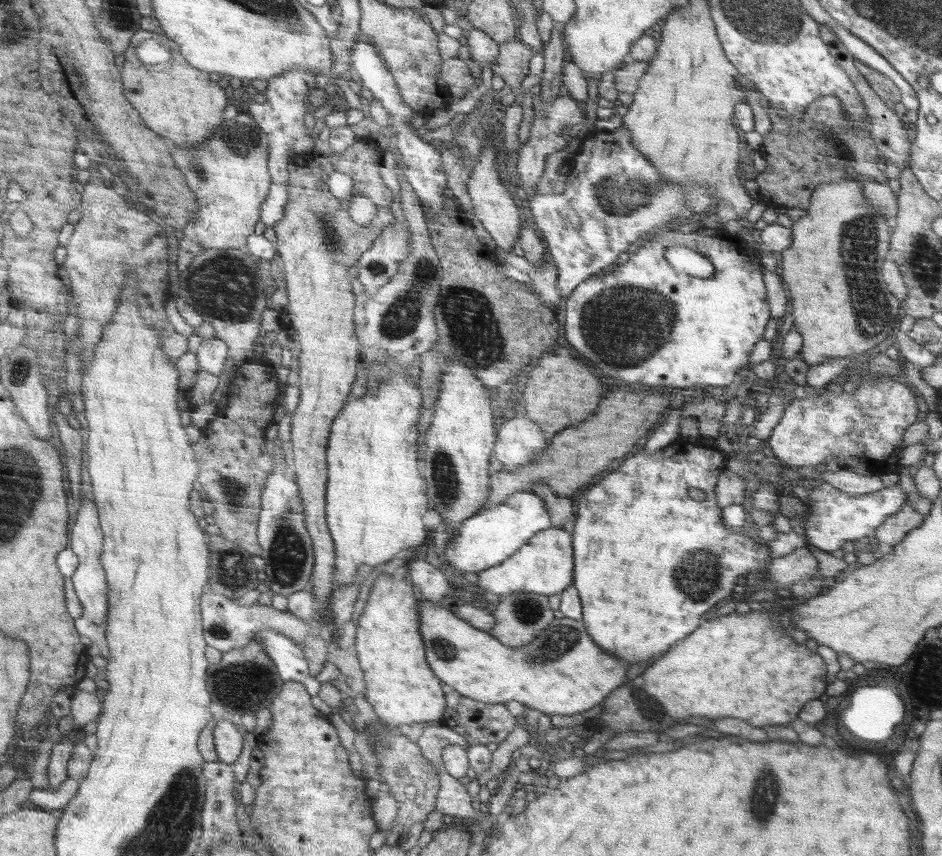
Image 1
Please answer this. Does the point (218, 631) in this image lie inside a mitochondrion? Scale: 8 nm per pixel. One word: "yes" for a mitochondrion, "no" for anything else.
yes

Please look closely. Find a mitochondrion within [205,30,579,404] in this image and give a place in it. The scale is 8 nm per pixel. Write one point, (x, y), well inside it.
(473, 330)

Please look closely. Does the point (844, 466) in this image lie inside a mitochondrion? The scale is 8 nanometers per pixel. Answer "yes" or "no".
no

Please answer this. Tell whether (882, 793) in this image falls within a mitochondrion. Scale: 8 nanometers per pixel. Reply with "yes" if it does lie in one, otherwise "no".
no

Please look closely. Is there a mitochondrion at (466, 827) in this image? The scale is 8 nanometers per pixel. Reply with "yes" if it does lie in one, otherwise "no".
no

